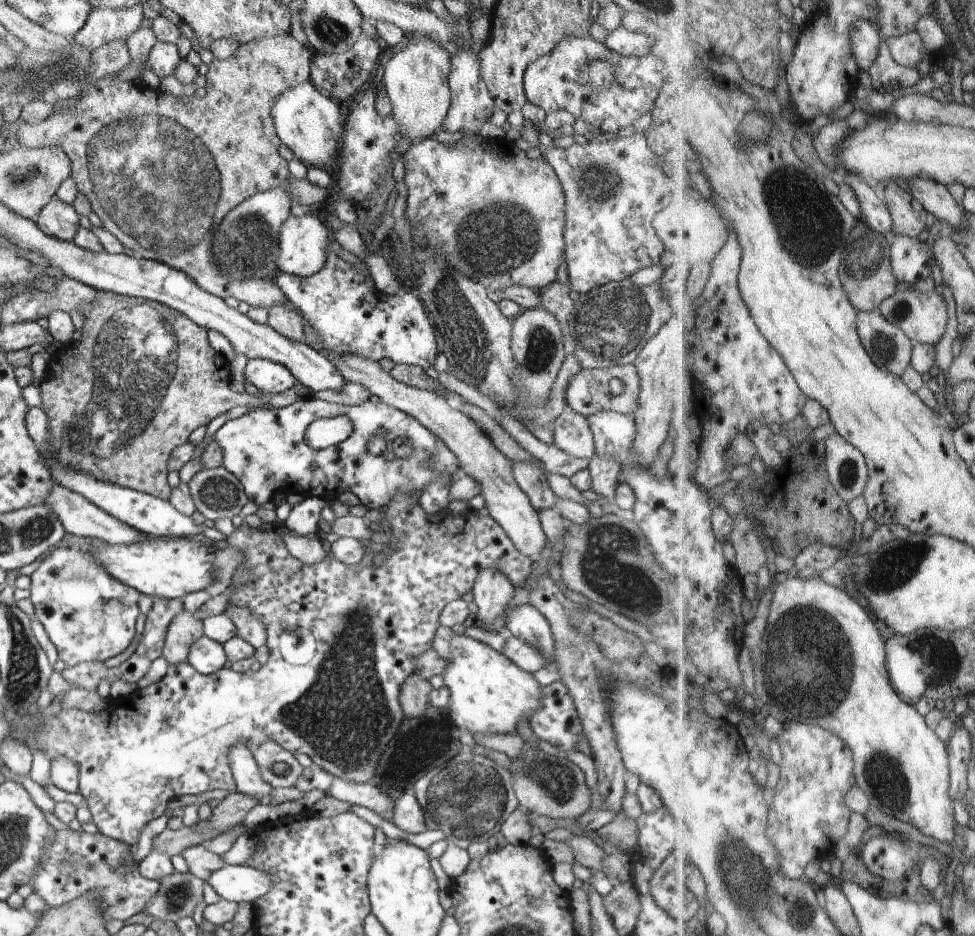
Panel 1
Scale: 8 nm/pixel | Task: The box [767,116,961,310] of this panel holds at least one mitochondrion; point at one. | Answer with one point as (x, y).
(865, 259)

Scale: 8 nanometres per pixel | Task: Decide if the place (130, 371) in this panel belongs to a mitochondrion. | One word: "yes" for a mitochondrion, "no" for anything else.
yes

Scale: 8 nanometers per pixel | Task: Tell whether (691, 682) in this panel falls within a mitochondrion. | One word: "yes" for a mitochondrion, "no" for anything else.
no

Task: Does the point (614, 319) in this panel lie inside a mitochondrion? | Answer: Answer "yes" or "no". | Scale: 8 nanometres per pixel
yes

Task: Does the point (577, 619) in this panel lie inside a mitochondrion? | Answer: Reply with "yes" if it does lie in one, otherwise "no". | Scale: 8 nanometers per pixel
yes

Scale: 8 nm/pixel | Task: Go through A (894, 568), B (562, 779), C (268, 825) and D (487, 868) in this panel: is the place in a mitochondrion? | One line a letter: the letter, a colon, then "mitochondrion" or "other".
A: mitochondrion
B: mitochondrion
C: other
D: other

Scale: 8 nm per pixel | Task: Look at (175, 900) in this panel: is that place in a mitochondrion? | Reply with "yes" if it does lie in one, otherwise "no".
yes

